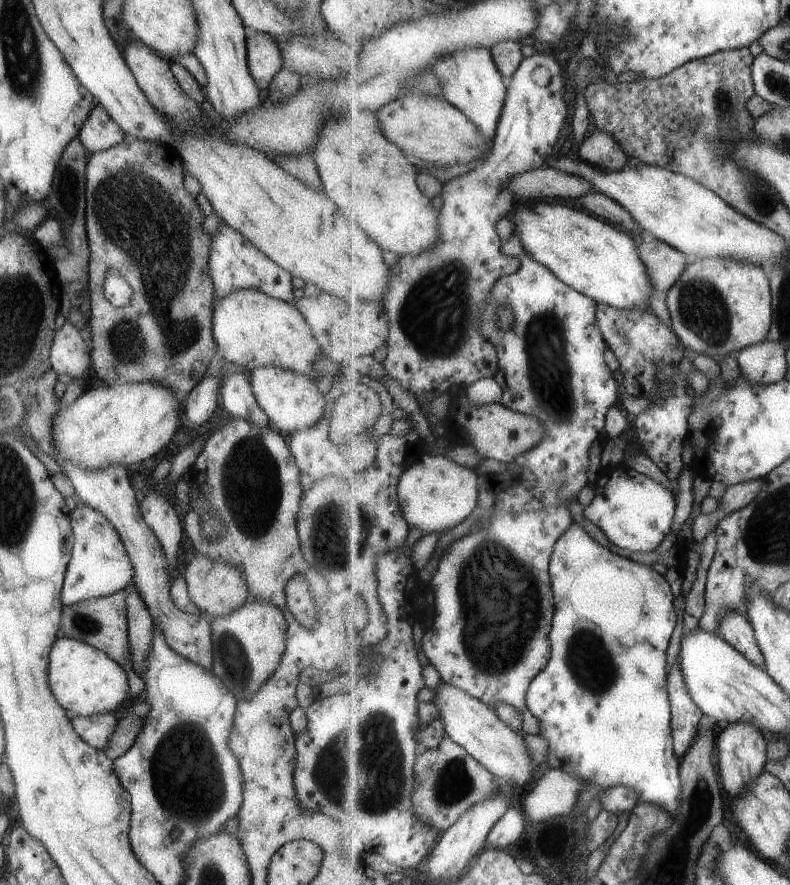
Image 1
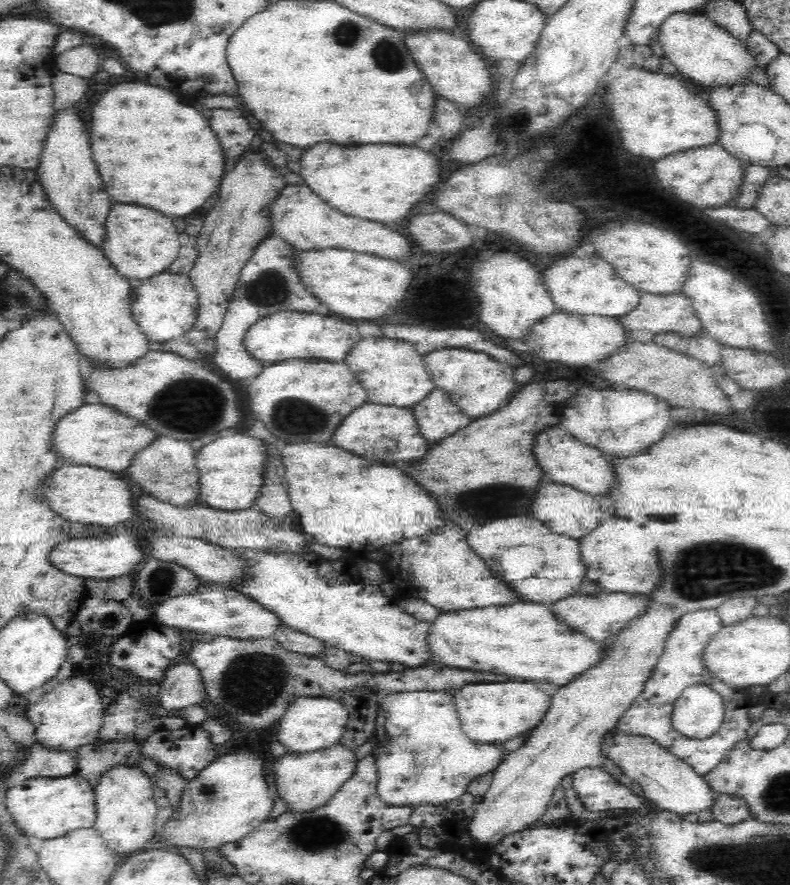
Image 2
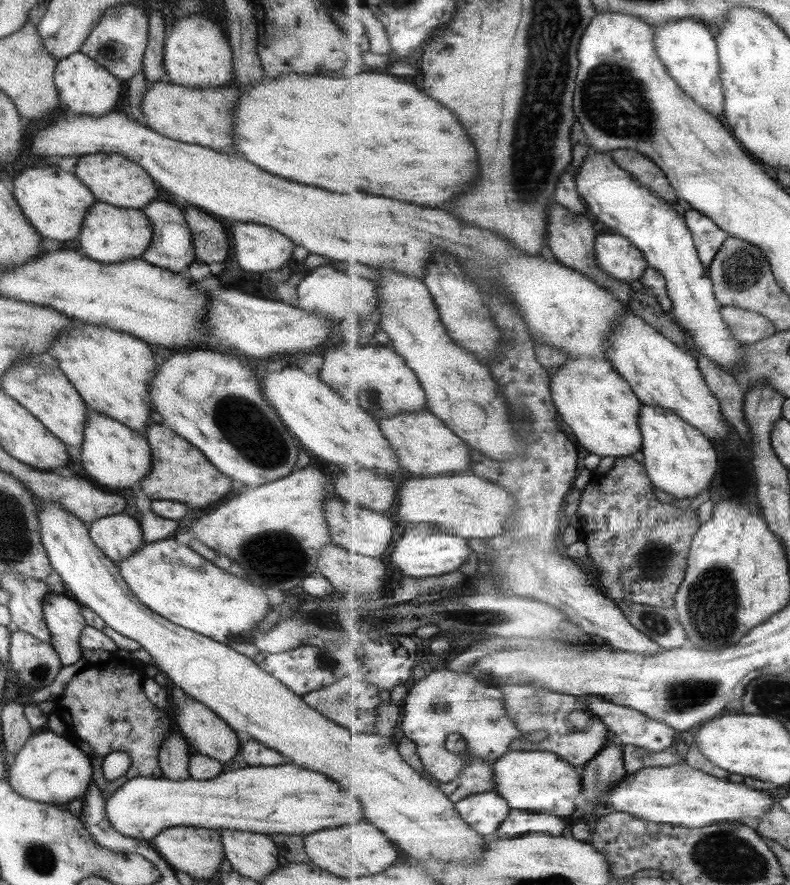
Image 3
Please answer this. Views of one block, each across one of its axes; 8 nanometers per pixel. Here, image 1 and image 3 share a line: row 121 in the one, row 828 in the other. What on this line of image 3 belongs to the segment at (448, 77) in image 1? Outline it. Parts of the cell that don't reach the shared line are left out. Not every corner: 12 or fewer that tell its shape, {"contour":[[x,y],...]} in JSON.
{"contour":[[498,791],[458,803],[463,820],[489,838],[514,810]]}

